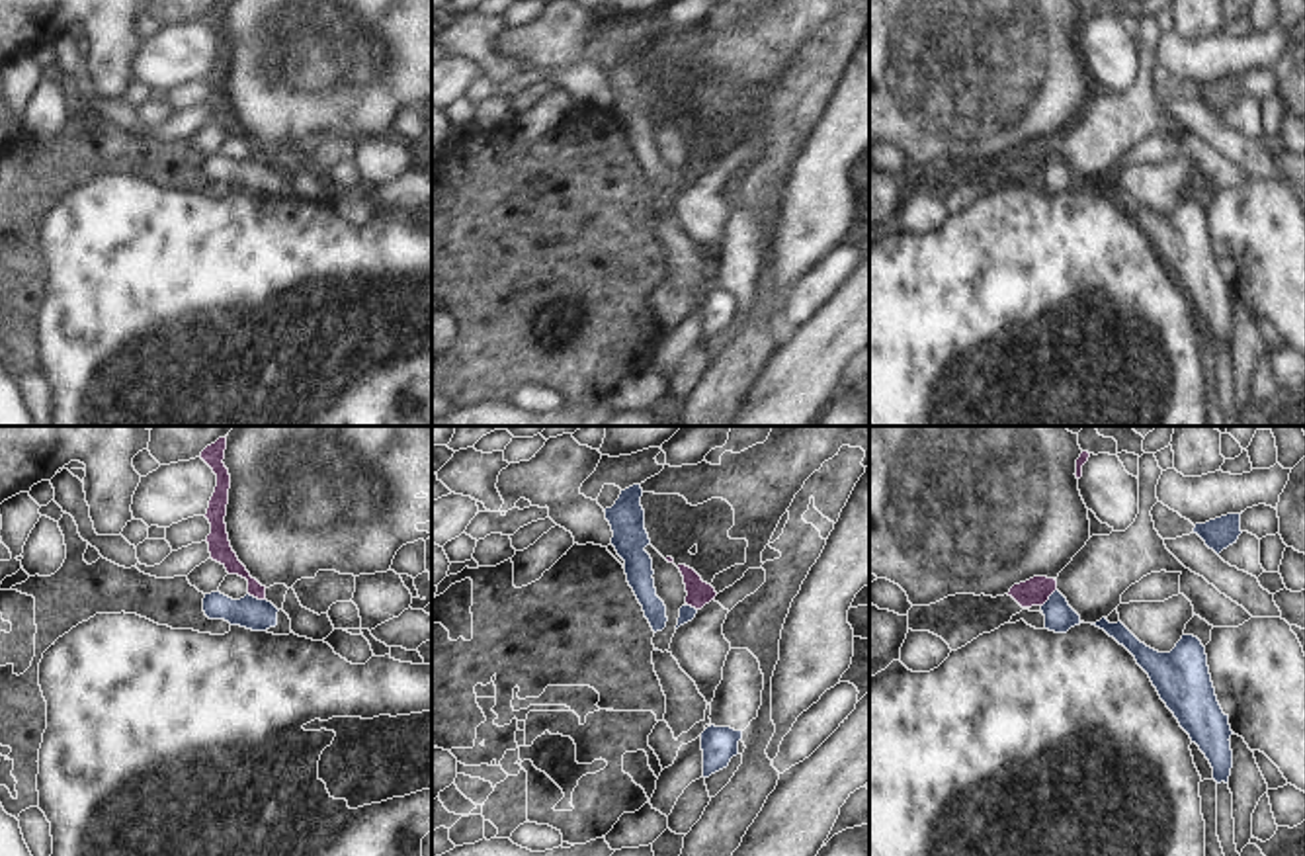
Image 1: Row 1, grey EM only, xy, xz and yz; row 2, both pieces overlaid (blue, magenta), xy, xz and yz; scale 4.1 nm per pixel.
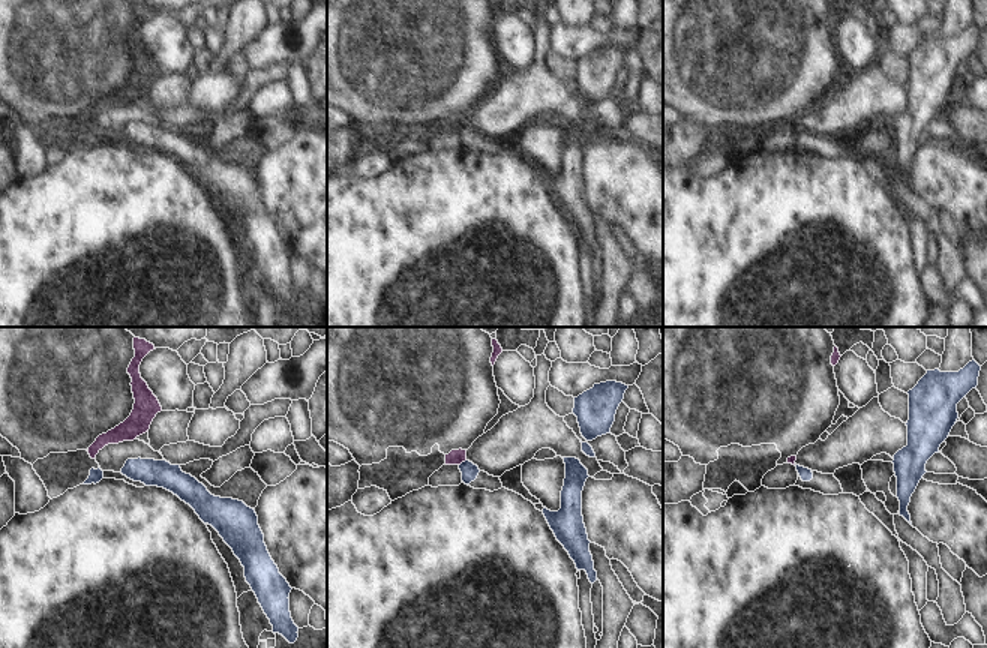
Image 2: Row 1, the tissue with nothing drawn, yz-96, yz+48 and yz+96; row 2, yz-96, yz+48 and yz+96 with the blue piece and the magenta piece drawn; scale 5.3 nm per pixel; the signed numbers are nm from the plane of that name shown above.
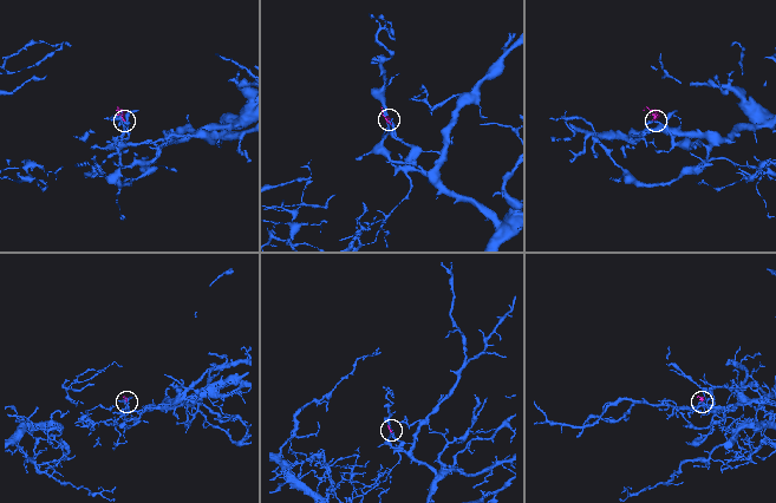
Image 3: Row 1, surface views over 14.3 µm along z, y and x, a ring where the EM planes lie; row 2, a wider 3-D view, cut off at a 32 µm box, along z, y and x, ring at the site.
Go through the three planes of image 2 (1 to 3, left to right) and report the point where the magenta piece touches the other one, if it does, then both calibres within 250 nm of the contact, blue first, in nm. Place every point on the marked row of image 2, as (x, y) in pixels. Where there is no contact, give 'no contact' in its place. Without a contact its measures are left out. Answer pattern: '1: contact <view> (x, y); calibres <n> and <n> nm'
1: no contact
2: contact yz+48 (462, 462); calibres 90 and 80 nm
3: no contact

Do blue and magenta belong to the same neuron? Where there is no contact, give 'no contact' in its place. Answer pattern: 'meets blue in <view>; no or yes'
meets blue in xy; no

